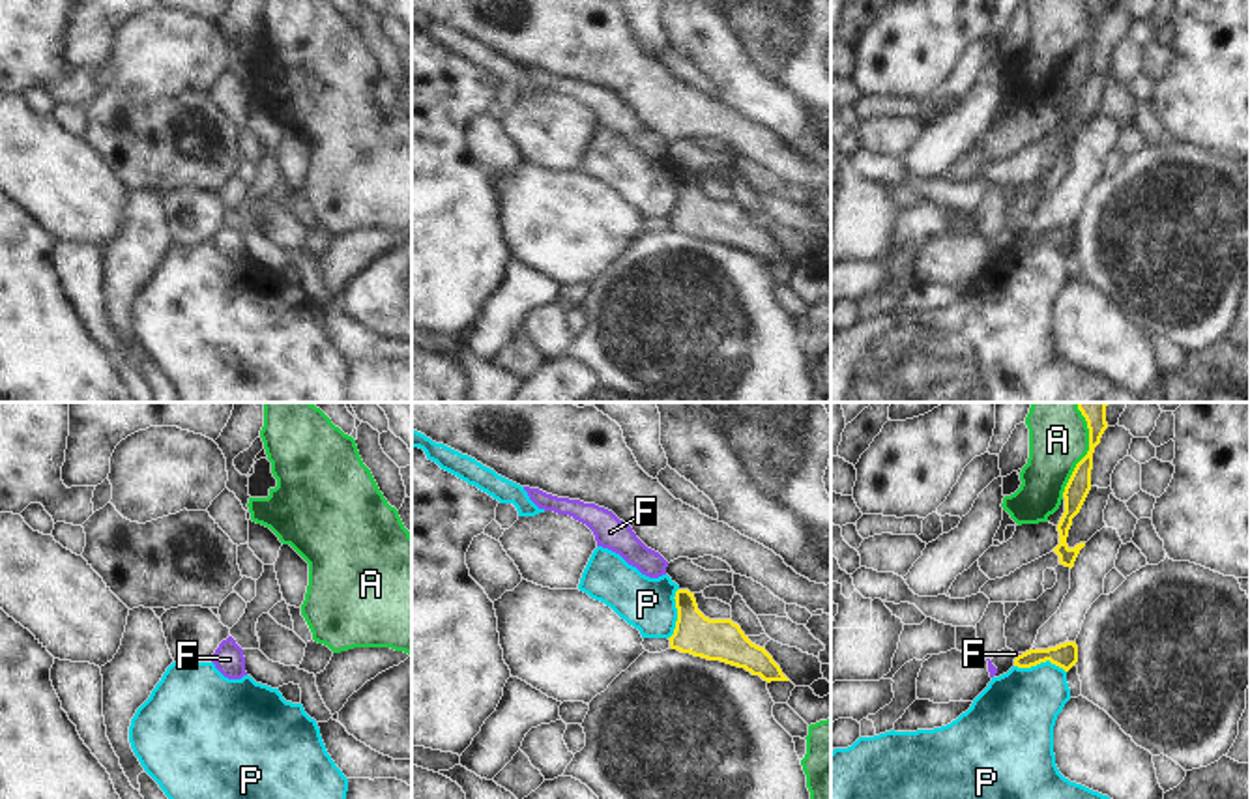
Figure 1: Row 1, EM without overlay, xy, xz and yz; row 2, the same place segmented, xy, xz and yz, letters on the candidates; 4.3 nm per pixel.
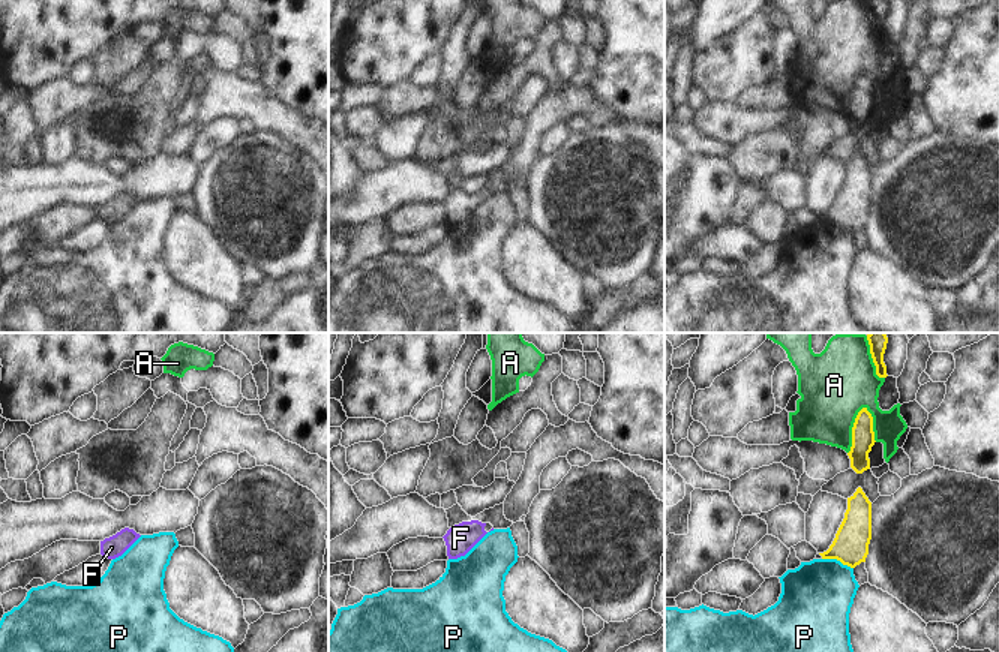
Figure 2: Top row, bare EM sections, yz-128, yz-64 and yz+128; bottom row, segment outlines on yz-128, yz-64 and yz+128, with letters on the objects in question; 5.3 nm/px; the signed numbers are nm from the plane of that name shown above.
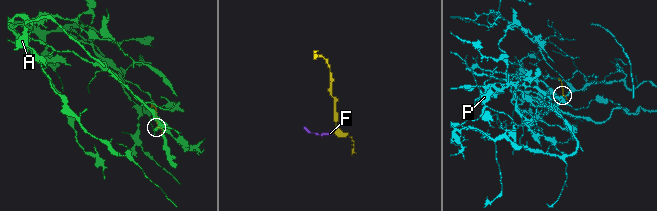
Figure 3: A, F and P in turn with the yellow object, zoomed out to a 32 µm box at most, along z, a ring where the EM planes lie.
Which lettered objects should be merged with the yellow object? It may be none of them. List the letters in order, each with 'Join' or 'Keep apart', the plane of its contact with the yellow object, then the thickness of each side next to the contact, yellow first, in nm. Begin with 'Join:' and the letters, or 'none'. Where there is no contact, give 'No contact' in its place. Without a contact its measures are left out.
Join: none
A: Keep apart. Touches yellow in yz. Thickness 120 nm (yellow) against 260 nm
F: Keep apart. Touches yellow in yz. Thickness 110 nm (yellow) against 20 nm
P: Keep apart. Touches yellow in yz. Thickness 110 nm (yellow) against 340 nm.

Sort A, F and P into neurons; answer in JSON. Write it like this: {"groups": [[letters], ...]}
{"groups": [["A"], ["F"], ["P"]]}

